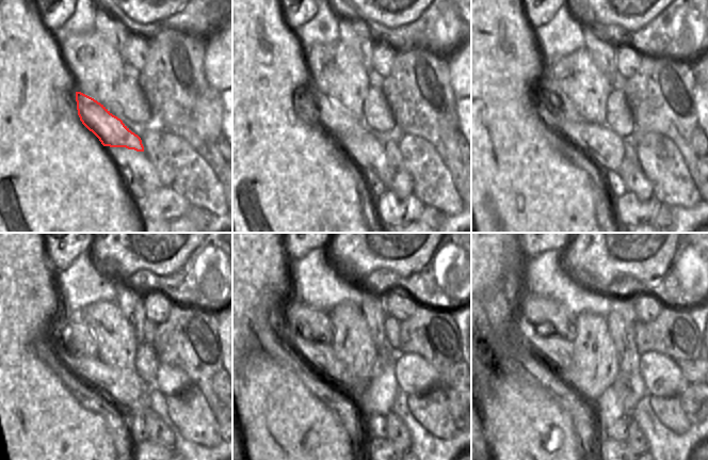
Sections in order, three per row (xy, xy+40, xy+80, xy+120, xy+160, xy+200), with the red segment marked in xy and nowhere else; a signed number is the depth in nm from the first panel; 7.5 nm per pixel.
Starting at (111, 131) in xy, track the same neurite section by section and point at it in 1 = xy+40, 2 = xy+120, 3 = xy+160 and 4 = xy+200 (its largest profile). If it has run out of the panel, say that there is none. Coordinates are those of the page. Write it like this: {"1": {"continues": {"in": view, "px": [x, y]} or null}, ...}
{"1": {"continues": {"in": "xy+40", "px": [327, 110]}}, "2": {"continues": {"in": "xy+120", "px": [77, 336]}}, "3": {"continues": {"in": "xy+160", "px": [311, 323]}}, "4": {"continues": {"in": "xy+200", "px": [538, 311]}}}

